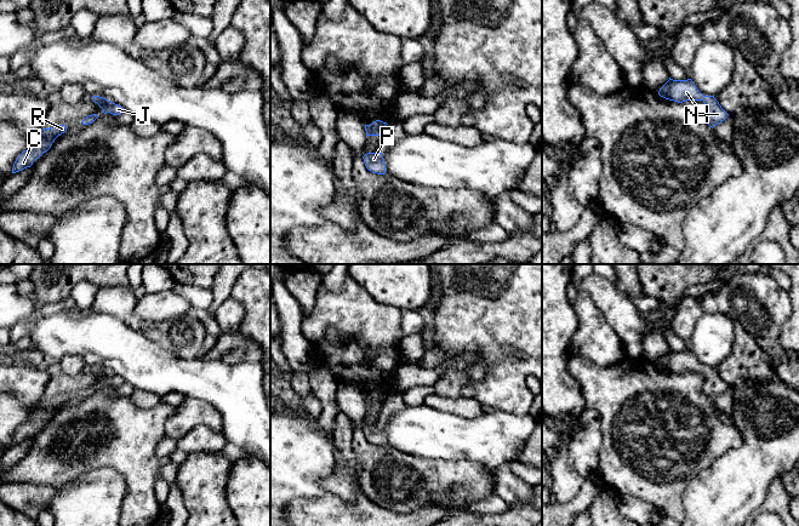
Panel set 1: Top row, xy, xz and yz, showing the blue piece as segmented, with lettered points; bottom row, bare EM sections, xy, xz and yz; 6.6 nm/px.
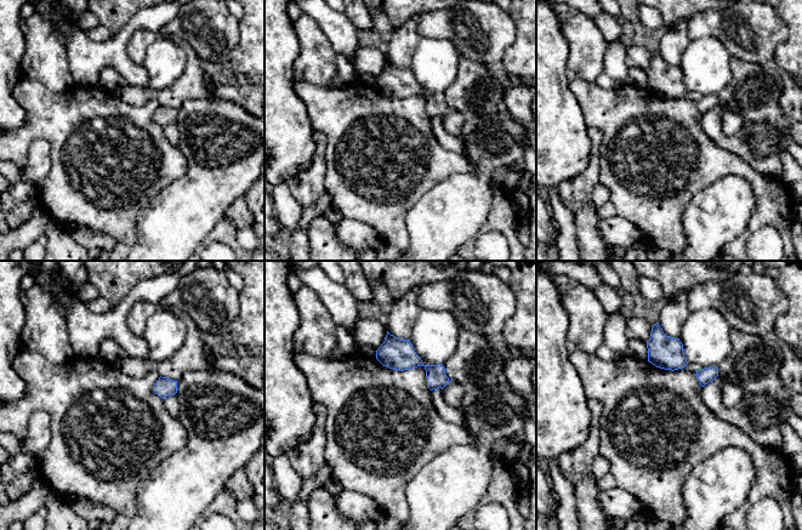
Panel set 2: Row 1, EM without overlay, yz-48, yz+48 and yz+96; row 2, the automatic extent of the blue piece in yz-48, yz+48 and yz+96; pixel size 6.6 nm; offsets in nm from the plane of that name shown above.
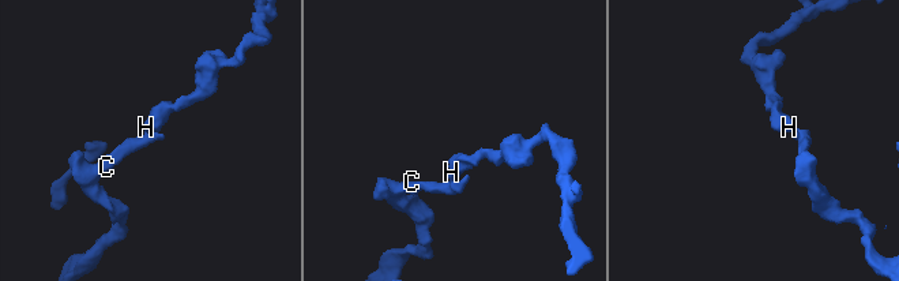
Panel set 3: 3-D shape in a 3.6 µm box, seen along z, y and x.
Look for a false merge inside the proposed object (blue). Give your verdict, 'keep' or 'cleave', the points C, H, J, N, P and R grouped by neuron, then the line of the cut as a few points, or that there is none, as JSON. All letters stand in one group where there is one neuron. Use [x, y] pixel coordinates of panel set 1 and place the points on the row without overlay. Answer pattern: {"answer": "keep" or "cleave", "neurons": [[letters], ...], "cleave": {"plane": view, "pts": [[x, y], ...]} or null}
{"answer": "keep", "neurons": [["C", "H", "J", "N", "P", "R"]], "cleave": null}

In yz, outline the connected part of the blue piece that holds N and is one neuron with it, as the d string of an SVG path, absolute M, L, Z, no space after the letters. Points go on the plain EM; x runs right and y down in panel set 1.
M669 349L669 351L660 360L658 366L678 375L702 372L706 377L703 391L712 400L729 388L714 367L703 367L691 350L673 351Z

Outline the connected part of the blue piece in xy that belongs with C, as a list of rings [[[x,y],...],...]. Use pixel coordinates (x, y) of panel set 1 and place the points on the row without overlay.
[[[56,396],[53,399],[42,400],[39,402],[38,407],[33,411],[33,416],[16,430],[12,439],[12,445],[30,439],[36,430],[51,419],[55,411],[65,402],[65,396]]]

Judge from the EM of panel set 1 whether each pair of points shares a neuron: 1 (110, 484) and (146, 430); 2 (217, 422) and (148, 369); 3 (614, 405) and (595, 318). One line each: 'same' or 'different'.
1: different
2: different
3: different

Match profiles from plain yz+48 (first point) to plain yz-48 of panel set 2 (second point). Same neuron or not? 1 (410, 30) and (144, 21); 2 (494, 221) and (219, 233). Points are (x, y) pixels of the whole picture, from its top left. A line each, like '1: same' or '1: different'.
1: different
2: same

